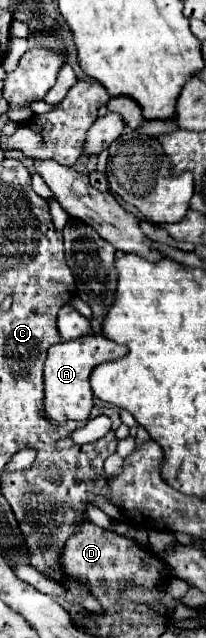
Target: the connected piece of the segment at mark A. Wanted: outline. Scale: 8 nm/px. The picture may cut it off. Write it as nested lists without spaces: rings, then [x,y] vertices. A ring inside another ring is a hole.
[[[100,333],[52,345],[44,363],[44,415],[56,423],[64,423],[68,419],[88,419],[94,407],[94,393],[88,381],[92,369],[104,361],[120,359],[124,353],[128,353],[124,345],[110,341]]]

